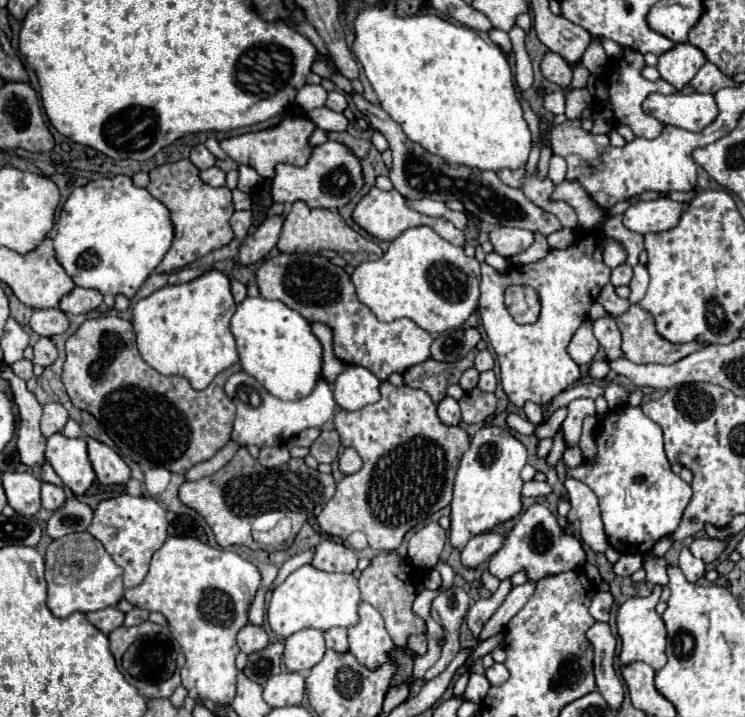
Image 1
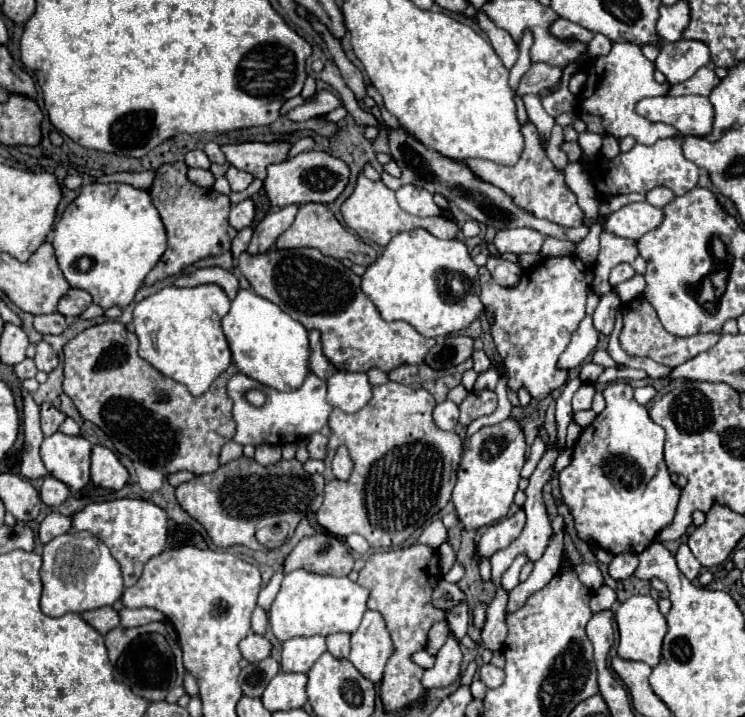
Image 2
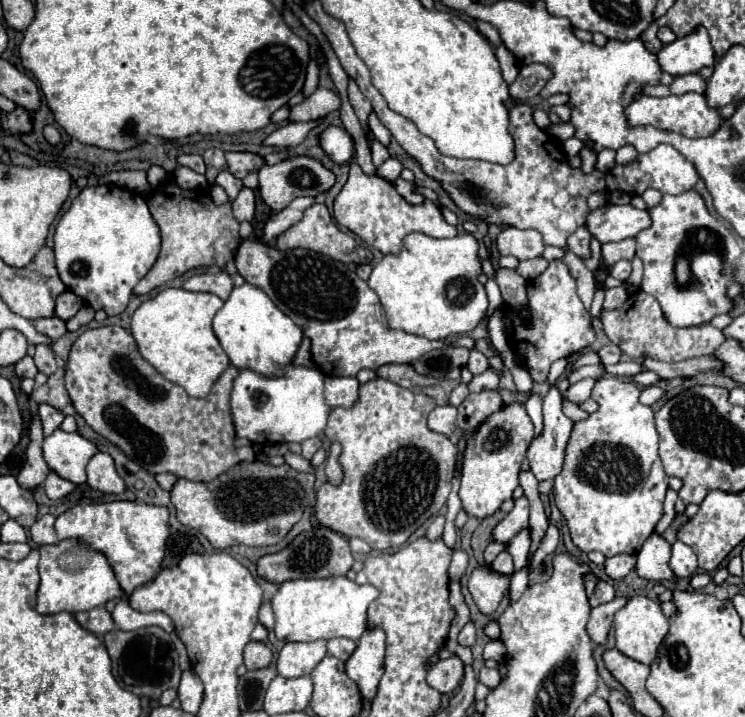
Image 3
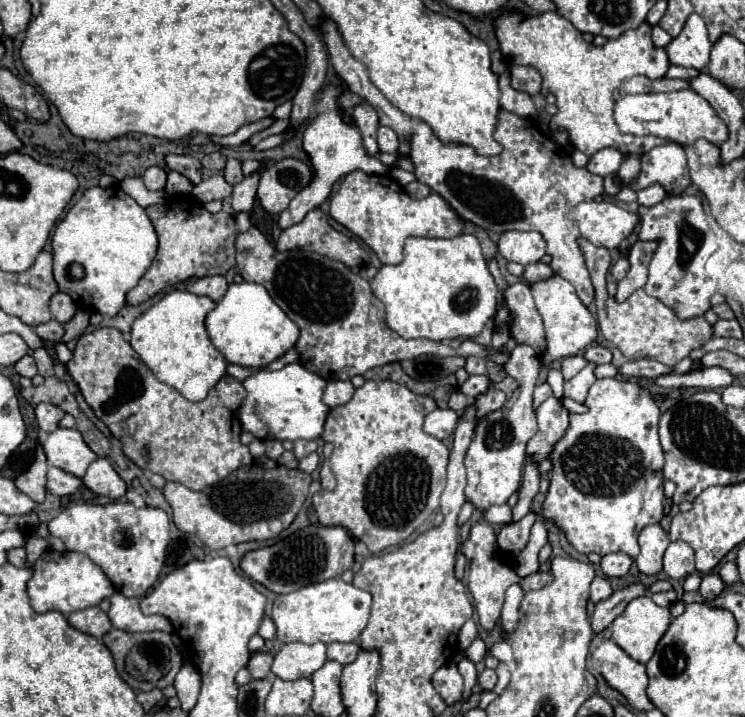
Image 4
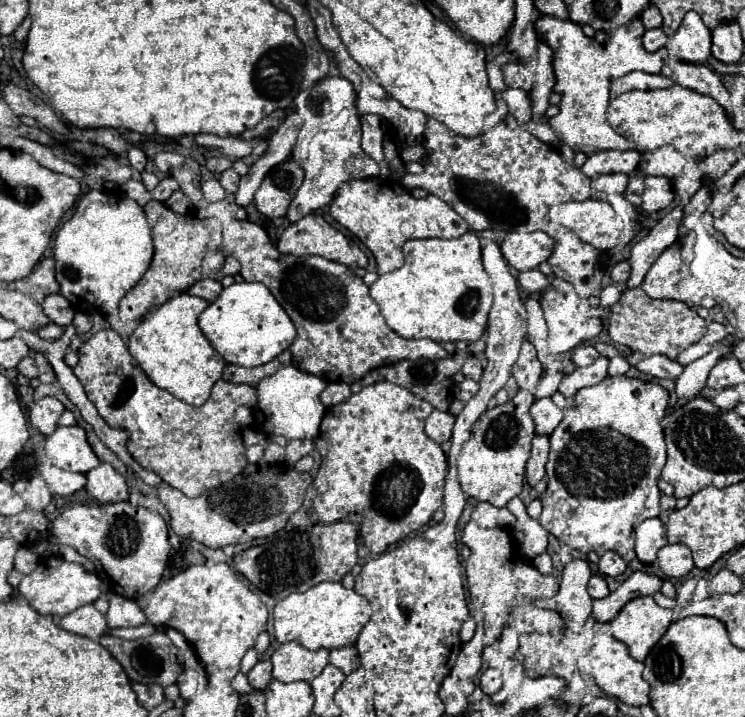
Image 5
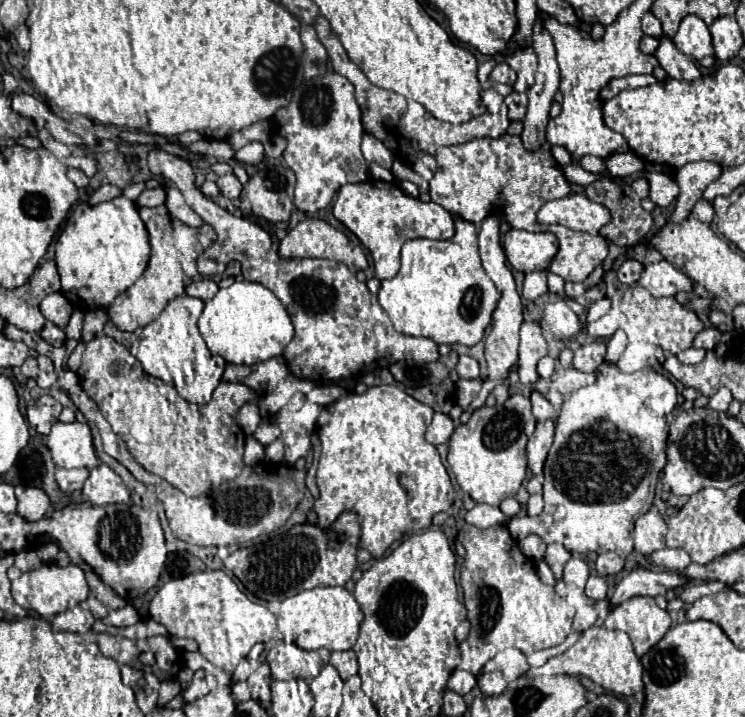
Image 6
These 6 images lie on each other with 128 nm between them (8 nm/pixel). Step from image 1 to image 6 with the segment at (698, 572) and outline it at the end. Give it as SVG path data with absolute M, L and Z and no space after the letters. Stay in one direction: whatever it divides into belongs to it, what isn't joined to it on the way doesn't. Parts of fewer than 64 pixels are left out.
M674 548L656 550L650 558L658 568L666 568L666 570L672 570L672 572L684 570L690 564L690 556L684 550L674 550Z

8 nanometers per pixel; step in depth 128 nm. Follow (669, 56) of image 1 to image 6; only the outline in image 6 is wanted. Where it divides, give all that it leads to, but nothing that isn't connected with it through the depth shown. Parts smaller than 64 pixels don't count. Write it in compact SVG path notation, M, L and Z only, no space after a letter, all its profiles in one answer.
M694 14L682 18L680 28L674 36L674 44L680 52L684 52L686 56L690 56L694 60L700 60L704 56L714 56L710 30L704 24L704 20L700 20Z

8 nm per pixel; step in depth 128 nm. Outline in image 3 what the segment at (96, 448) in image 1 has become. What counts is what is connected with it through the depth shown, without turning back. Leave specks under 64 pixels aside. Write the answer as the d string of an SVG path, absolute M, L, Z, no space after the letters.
M98 452L87 465L86 474L87 484L94 490L100 490L104 494L122 494L126 490L124 480L118 476L110 454Z

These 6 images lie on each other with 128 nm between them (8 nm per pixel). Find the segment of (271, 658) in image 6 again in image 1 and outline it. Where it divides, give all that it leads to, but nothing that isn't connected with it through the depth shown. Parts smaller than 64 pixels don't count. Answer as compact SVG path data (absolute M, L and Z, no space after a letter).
M300 630L284 640L284 664L290 672L306 674L312 666L316 666L326 648L324 648L324 632L322 630Z

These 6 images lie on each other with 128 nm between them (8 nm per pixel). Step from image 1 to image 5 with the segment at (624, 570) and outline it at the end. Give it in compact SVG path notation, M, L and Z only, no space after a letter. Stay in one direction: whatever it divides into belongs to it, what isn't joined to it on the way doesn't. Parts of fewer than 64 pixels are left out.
M606 552L598 562L598 570L606 576L620 576L626 570L626 562L618 552Z

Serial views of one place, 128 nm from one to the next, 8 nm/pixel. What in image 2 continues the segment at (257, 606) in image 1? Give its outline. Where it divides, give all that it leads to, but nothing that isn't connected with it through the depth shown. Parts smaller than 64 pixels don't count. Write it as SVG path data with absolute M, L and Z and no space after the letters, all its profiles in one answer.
M258 606L252 614L252 632L254 634L264 634L266 626L268 626L268 614Z

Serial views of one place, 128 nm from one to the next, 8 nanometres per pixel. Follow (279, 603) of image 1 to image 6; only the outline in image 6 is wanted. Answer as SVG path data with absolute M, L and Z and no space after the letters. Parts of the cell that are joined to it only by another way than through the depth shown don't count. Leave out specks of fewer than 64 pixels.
M312 588L304 590L292 598L286 598L280 602L278 610L278 634L280 640L292 642L300 646L302 650L350 650L358 638L360 622L364 620L364 614L360 612L360 606L356 604L354 596L346 588Z

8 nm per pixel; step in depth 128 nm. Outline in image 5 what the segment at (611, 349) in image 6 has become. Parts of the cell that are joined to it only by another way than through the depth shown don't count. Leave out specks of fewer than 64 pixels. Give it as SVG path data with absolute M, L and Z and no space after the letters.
M600 356L594 364L584 366L584 368L576 368L574 372L566 374L566 376L562 378L562 382L560 382L560 392L562 392L566 398L574 398L580 388L598 384L598 382L600 382L602 378L606 378L606 376L608 376L608 360Z

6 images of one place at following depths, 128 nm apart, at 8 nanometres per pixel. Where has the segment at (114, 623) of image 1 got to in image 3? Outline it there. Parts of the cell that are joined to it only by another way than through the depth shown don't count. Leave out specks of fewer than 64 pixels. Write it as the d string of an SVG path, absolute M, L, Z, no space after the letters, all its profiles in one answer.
M102 606L92 608L88 612L78 612L78 614L74 614L74 618L84 630L88 630L96 636L102 636L102 634L114 630L114 620L112 620L110 612L106 612Z

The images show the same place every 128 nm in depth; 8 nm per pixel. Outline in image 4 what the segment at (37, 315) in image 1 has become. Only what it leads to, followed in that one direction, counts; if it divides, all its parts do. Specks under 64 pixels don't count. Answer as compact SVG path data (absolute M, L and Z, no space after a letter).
M50 320L50 322L44 322L44 324L36 326L34 332L36 332L42 340L52 340L52 342L60 342L62 336L64 336L64 328L62 328L62 324L56 322L56 320Z

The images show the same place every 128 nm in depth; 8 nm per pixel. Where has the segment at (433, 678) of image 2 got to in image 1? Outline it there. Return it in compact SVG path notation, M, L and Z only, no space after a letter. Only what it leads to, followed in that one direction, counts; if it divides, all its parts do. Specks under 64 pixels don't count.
M450 588L452 600L444 600L442 591L433 600L431 604L430 616L442 624L444 628L444 646L442 646L442 656L440 660L424 674L424 682L432 680L434 676L438 676L440 672L446 670L446 666L452 662L452 658L460 652L460 624L466 616L466 612L470 607L470 597L462 588Z

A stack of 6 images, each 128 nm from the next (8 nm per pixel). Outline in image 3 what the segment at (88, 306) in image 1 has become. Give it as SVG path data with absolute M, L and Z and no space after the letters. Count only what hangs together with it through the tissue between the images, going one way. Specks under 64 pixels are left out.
M62 292L58 298L56 298L56 316L60 318L60 320L70 320L78 310L82 308L82 300L76 296L76 294L72 294L72 292Z

